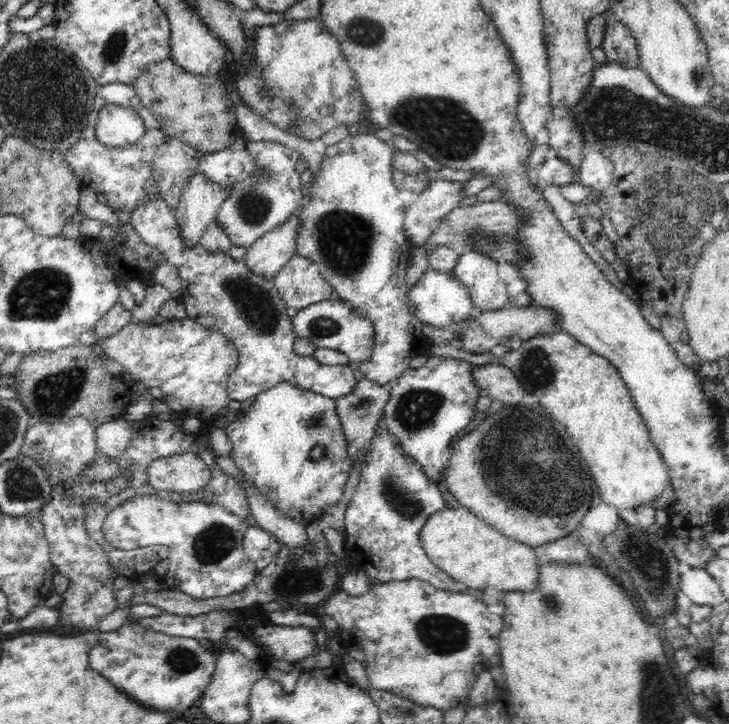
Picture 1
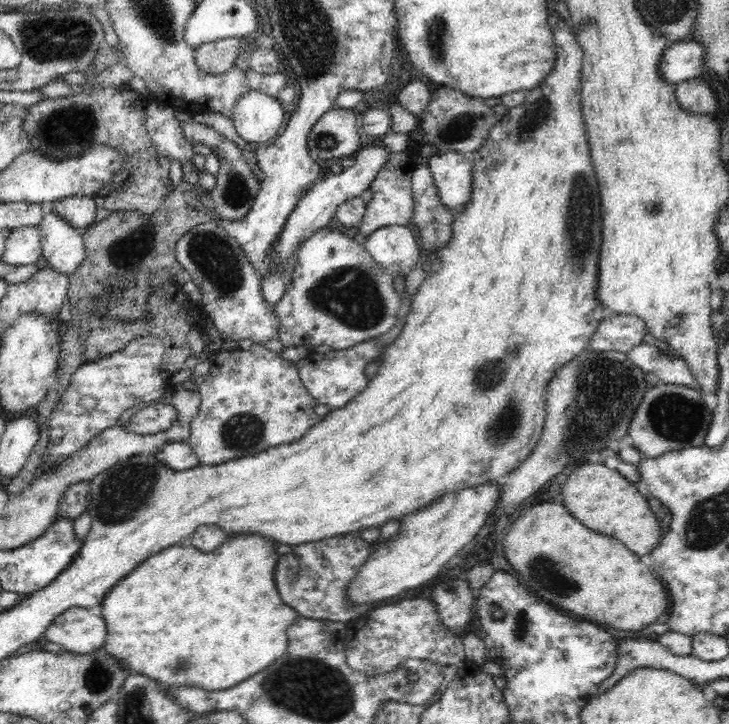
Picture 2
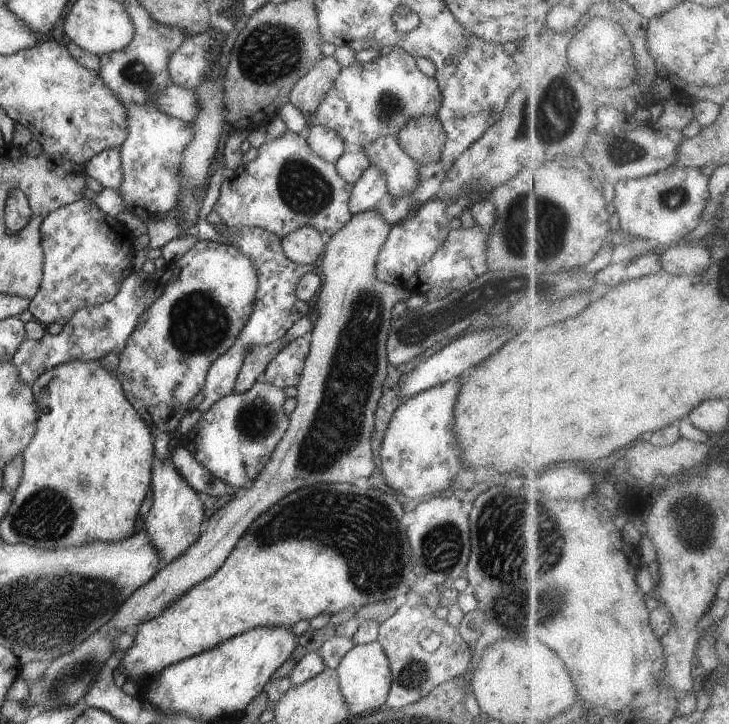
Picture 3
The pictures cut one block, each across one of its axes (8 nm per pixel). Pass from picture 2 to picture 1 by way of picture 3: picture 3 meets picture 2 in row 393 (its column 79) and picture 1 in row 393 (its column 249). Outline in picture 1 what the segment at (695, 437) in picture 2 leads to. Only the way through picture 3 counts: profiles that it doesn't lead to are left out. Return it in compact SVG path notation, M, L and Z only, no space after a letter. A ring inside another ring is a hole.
M501 364L478 366L472 372L472 380L476 386L488 393L492 400L516 404L526 396L520 380L510 369Z

